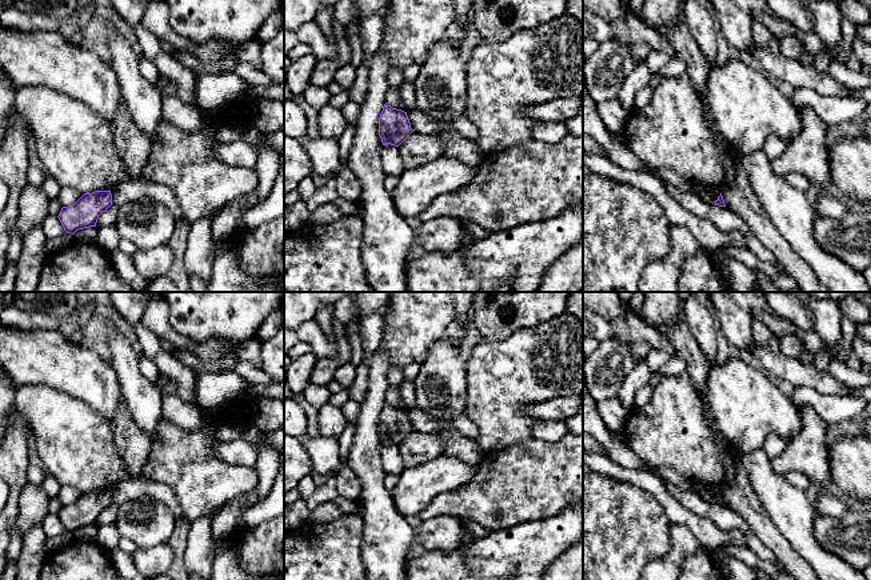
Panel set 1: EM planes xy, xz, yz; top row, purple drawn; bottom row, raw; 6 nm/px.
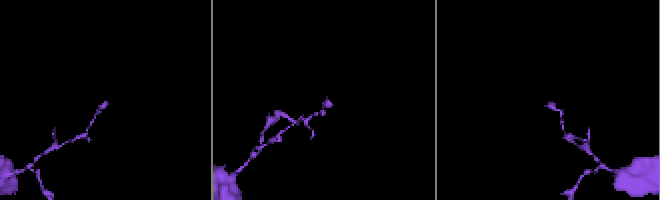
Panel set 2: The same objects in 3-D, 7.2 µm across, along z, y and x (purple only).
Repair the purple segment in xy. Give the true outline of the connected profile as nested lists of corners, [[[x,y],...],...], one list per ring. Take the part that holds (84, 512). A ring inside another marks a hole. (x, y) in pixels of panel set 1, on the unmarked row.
[[[111,489],[84,492],[75,503],[63,505],[59,519],[67,532],[96,525],[99,515],[112,504]]]

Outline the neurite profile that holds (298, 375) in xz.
[[[307,353],[300,356],[284,369],[287,385],[296,393],[303,393],[311,383],[311,375],[317,356]]]

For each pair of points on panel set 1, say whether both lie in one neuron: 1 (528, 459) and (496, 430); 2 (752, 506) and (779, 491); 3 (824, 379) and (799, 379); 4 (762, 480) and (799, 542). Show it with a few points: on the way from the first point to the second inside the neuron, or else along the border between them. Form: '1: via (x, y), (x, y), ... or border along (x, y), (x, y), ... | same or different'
1: border along (532, 436), (520, 443), (502, 446), (484, 454) | different
2: border along (746, 474), (768, 519), (778, 528) | different
3: via (818, 379), (806, 379) | same
4: via (776, 495), (792, 512), (798, 527) | same

